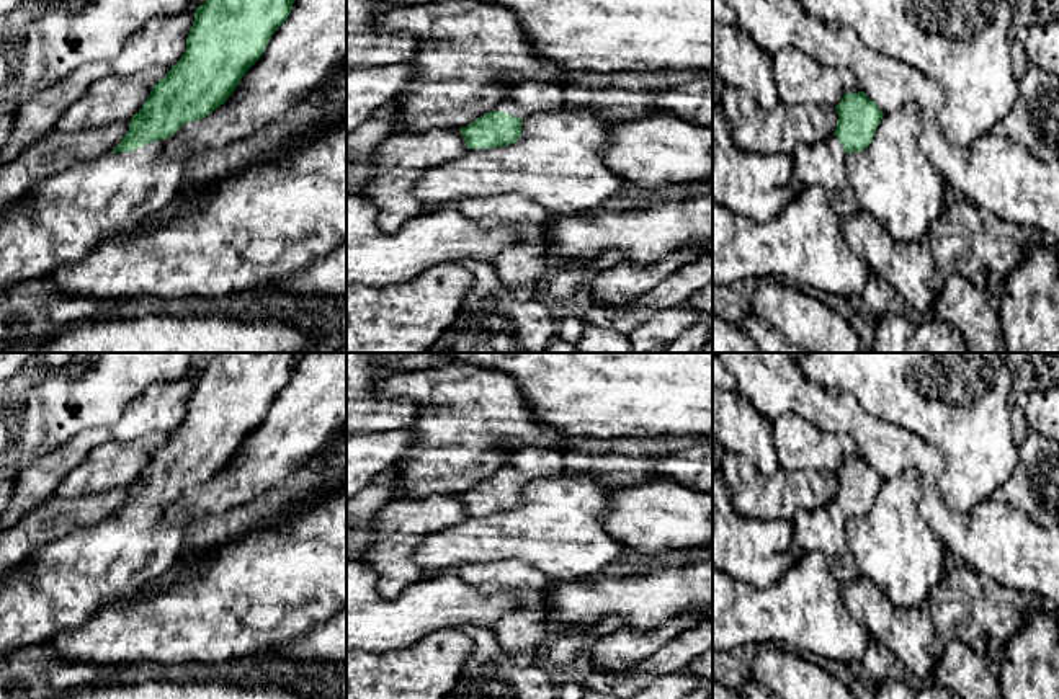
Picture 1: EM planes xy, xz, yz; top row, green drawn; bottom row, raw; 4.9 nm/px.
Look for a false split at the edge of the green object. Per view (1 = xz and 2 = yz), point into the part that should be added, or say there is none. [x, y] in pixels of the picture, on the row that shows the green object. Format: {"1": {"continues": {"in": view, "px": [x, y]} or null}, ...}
{"1": {"continues": {"in": "xz", "px": [522, 97]}}, "2": {"continues": {"in": "yz", "px": [822, 162]}}}

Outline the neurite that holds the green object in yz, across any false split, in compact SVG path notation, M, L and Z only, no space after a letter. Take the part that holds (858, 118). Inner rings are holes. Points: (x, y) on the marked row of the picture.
M865 91L845 93L835 109L838 121L833 134L820 134L793 150L793 181L796 188L822 186L833 212L843 220L860 211L847 178L847 155L871 144L884 113Z

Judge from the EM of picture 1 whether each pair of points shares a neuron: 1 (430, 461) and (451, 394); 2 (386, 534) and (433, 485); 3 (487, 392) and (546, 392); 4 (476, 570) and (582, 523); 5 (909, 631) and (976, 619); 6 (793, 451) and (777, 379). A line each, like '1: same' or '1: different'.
1: same
2: different
3: different
4: different
5: different
6: different

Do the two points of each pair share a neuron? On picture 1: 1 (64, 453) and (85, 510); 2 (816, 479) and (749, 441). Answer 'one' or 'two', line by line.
1: two
2: two

